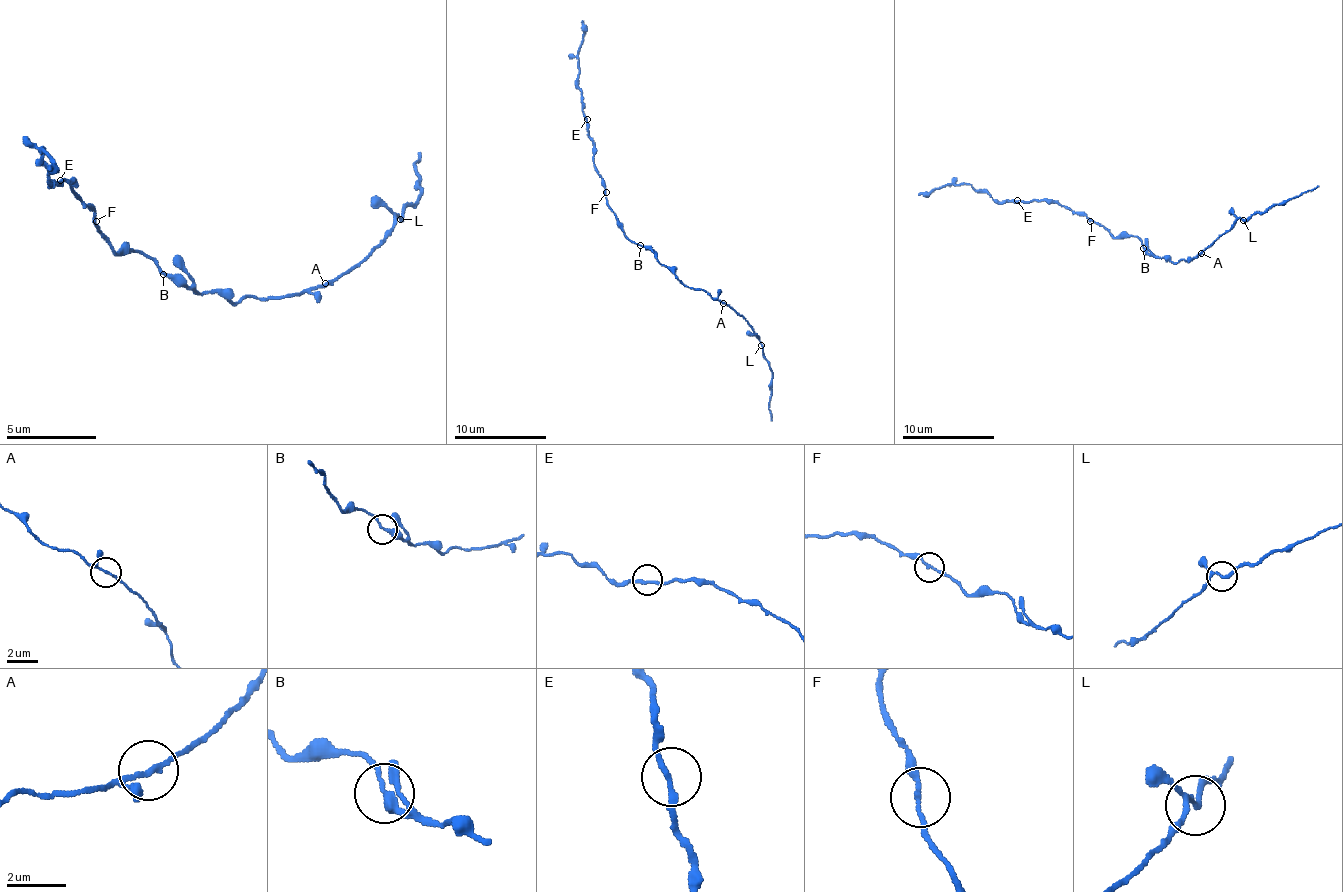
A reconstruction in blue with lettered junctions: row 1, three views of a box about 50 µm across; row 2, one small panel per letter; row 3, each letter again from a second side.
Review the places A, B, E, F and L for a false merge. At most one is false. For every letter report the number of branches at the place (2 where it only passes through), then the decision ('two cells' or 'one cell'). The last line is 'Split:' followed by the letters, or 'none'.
A: 2 | one cell
B: 3 | one cell
E: 2 | one cell
F: 2 | one cell
L: 3 | one cell
Split: none

